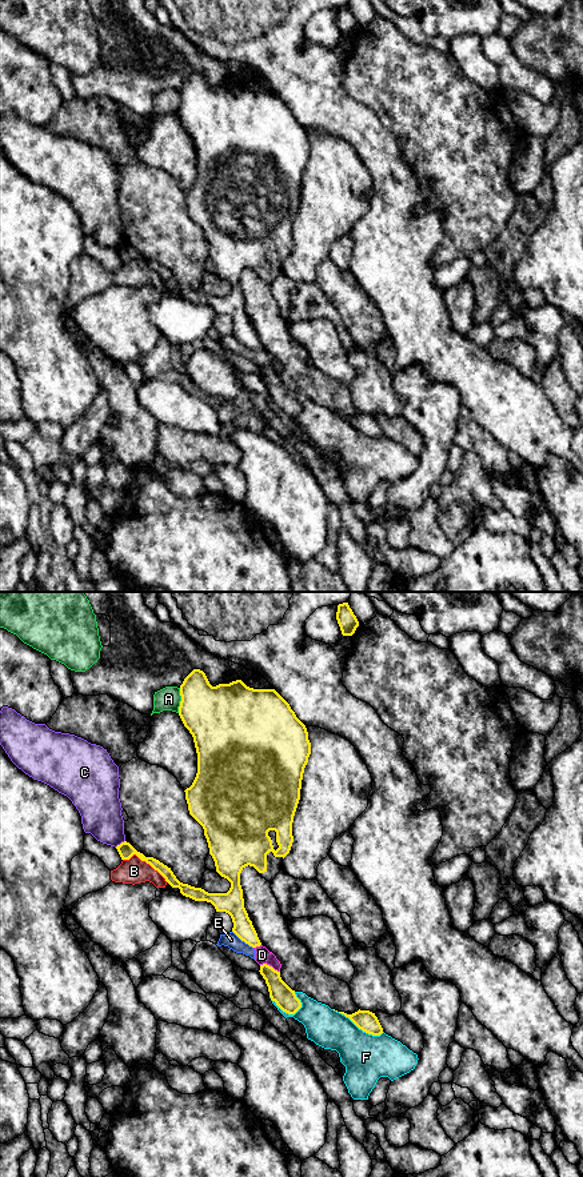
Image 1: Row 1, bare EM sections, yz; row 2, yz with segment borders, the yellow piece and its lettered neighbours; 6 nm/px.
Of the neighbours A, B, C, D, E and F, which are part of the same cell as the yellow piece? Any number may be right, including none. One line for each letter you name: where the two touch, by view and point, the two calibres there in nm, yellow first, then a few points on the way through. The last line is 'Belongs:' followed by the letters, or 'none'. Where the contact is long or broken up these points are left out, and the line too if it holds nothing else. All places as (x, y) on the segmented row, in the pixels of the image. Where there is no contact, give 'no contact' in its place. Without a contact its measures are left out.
Belongs: none

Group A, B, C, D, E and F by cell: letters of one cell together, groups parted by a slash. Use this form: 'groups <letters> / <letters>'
groups A / B / C / D E / F

